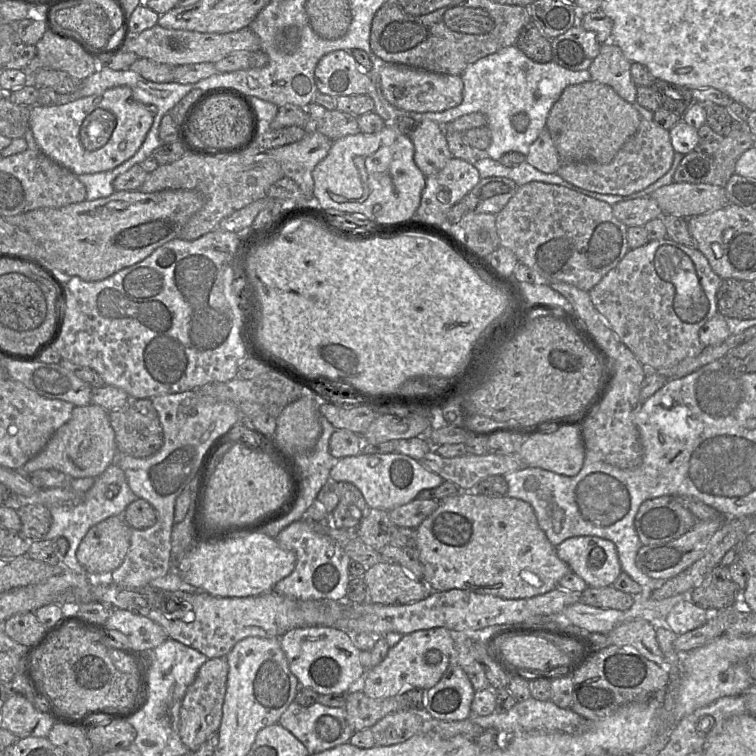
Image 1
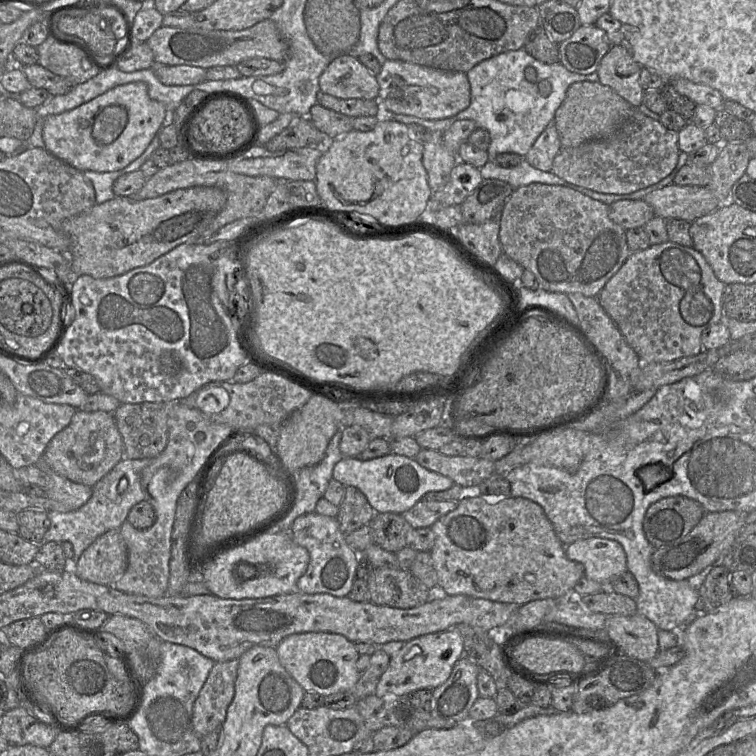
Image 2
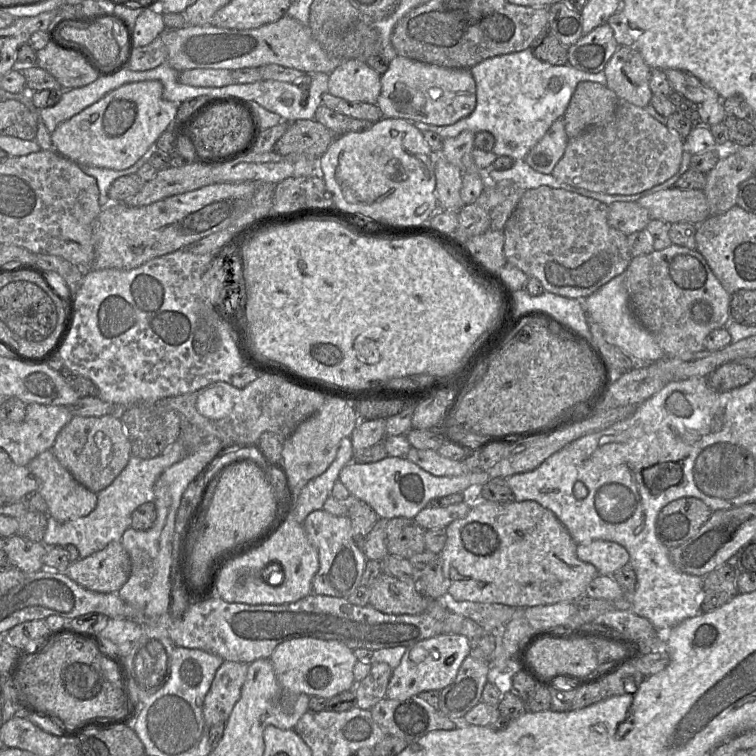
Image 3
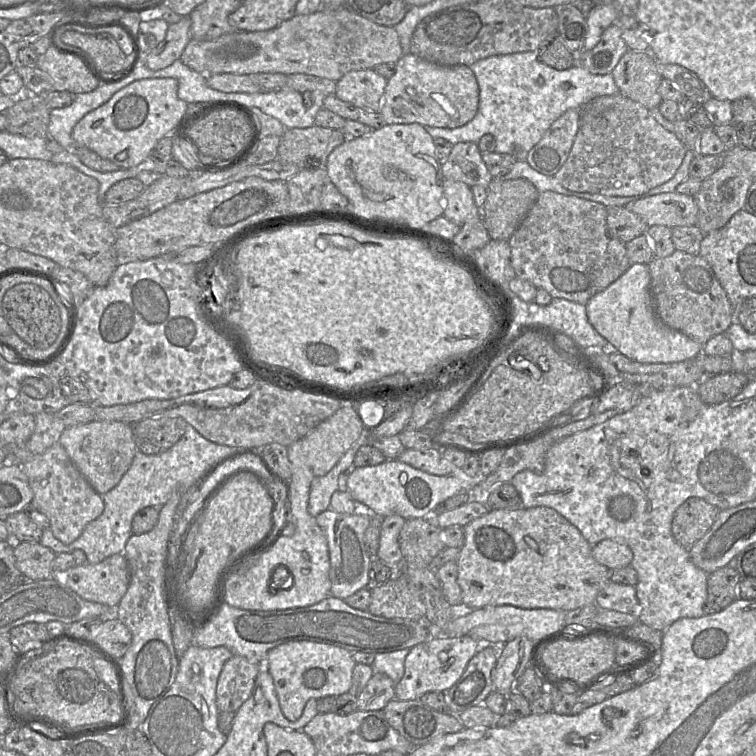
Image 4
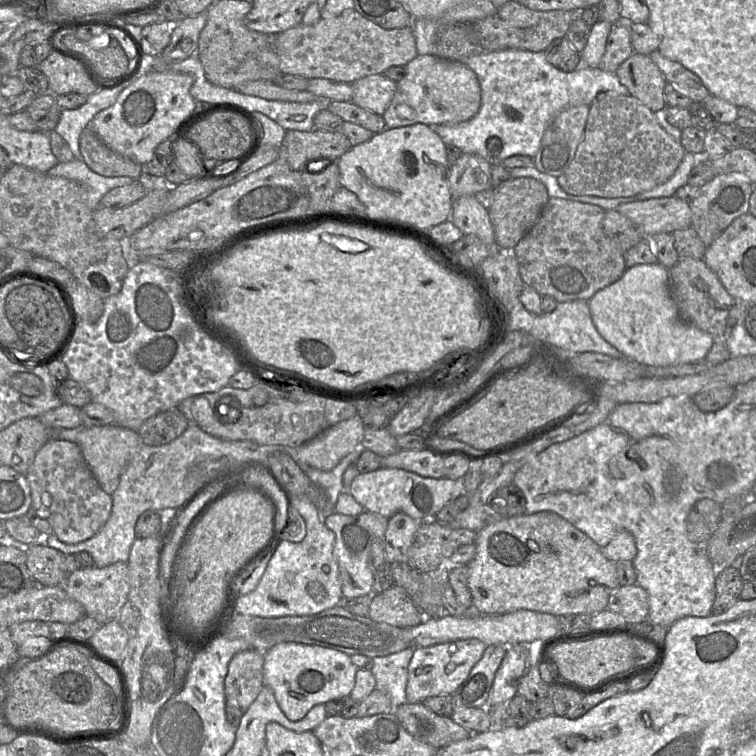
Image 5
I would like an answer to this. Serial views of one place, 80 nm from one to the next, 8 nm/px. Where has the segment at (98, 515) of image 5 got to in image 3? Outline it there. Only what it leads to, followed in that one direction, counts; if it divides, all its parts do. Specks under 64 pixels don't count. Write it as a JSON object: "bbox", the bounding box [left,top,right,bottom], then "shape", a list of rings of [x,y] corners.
{"bbox":[26,449,97,523],"shape":[[[49,449],[26,466],[38,482],[38,492],[47,505],[47,515],[60,523],[89,515],[97,505],[97,493],[78,483]]]}

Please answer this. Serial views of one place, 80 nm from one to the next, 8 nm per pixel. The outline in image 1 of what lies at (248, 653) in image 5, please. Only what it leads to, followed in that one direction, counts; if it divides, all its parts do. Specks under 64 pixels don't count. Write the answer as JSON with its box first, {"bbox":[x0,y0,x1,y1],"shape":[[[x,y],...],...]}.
{"bbox":[179,657,228,752],"shape":[[[225,657],[208,659],[185,693],[180,709],[179,736],[190,752],[196,752],[211,735],[218,732],[223,715],[228,669]]]}

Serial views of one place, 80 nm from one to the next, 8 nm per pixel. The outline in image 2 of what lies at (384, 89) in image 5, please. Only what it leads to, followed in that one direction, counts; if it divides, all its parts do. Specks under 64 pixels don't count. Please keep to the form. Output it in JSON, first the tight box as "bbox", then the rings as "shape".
{"bbox":[319,54,379,100],"shape":[[[348,54],[329,63],[319,77],[319,87],[321,92],[339,99],[375,100],[379,95],[376,76]]]}

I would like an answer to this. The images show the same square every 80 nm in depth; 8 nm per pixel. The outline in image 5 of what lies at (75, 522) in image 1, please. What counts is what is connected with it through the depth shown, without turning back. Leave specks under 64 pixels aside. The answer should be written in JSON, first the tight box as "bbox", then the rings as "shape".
{"bbox":[45,424,285,568],"shape":[[[190,424],[180,437],[168,444],[148,446],[142,443],[124,469],[118,488],[111,495],[112,510],[103,527],[91,538],[77,544],[66,544],[54,534],[47,535],[45,545],[65,555],[87,552],[97,568],[116,562],[127,563],[136,539],[135,524],[143,512],[177,515],[205,481],[238,464],[267,465],[268,457],[273,452],[285,452],[285,446],[263,445],[249,440],[223,440],[207,434],[196,424]]]}

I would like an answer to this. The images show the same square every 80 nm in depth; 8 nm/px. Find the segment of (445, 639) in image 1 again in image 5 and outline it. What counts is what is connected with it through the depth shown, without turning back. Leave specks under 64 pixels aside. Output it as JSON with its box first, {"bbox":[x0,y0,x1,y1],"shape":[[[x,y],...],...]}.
{"bbox":[406,639,487,703],"shape":[[[478,639],[457,640],[416,648],[408,665],[406,698],[408,703],[423,703],[428,697],[452,695],[482,658],[487,645]]]}

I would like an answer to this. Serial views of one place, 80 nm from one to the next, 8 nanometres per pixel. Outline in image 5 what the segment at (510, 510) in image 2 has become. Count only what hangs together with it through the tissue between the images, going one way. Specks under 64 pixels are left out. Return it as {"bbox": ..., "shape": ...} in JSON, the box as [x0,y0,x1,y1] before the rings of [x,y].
{"bbox":[468,513,620,615],"shape":[[[556,513],[504,517],[476,533],[476,554],[468,566],[468,587],[473,610],[482,615],[500,615],[530,610],[554,615],[593,615],[607,609],[611,592],[620,586],[615,562],[602,553],[591,538]]]}

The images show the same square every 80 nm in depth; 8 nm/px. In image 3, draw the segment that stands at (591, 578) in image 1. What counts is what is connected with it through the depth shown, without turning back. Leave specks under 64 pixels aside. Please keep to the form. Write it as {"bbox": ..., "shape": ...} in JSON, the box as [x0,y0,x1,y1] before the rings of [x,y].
{"bbox":[577,540,630,576],"shape":[[[597,540],[589,544],[580,544],[577,557],[595,566],[602,576],[611,576],[629,563],[630,555],[620,544],[613,541]]]}

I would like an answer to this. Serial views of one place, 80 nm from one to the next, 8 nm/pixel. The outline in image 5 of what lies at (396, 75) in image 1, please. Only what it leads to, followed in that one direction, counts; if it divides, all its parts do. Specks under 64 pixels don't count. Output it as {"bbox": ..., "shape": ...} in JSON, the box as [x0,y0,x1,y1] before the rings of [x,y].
{"bbox":[382,55,481,128],"shape":[[[417,55],[405,66],[405,76],[396,84],[396,92],[382,115],[386,128],[399,128],[416,123],[428,126],[458,124],[473,118],[480,109],[481,88],[478,78],[462,61],[447,60],[434,55]]]}

